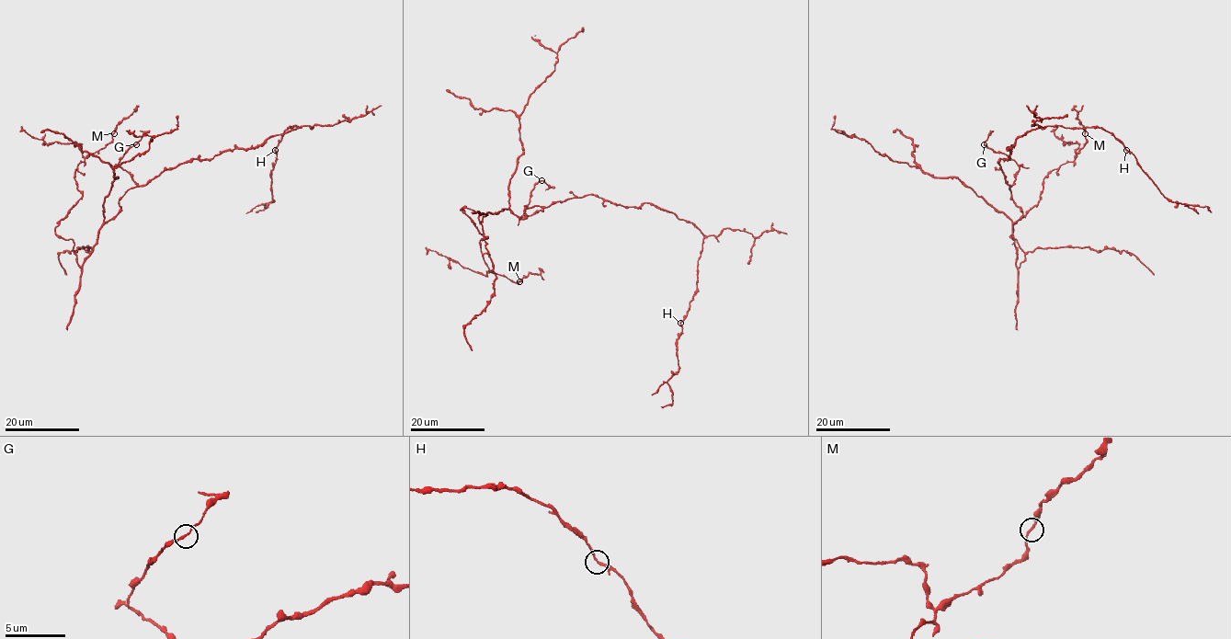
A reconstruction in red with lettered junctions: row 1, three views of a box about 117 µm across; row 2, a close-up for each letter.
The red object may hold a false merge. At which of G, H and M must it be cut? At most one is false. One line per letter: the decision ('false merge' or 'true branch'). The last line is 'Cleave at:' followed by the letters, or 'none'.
G: true branch
H: true branch
M: true branch
Cleave at: none

